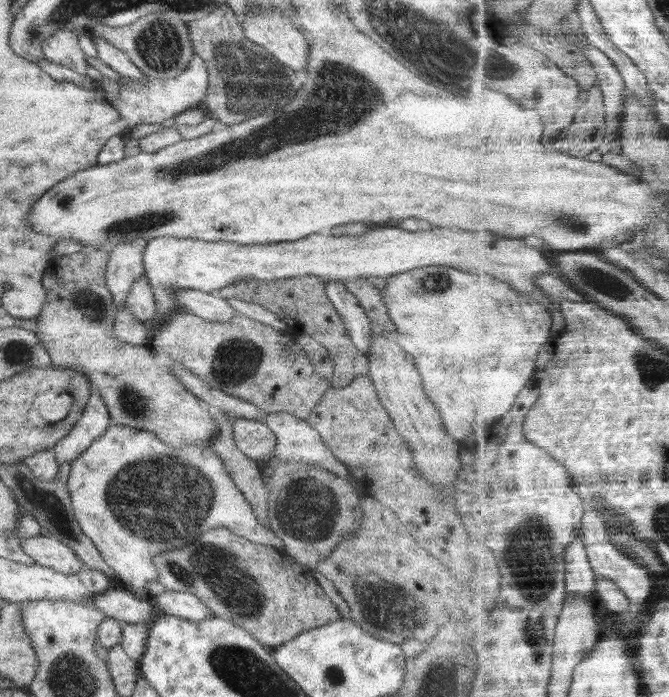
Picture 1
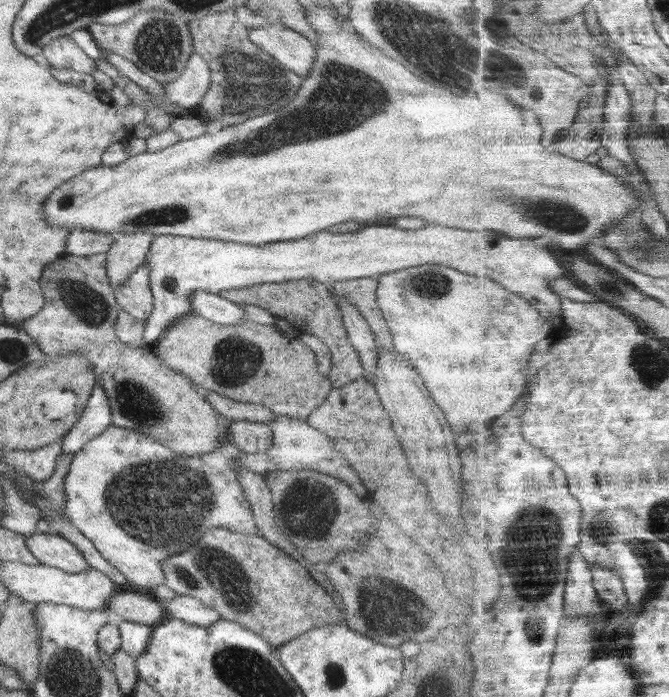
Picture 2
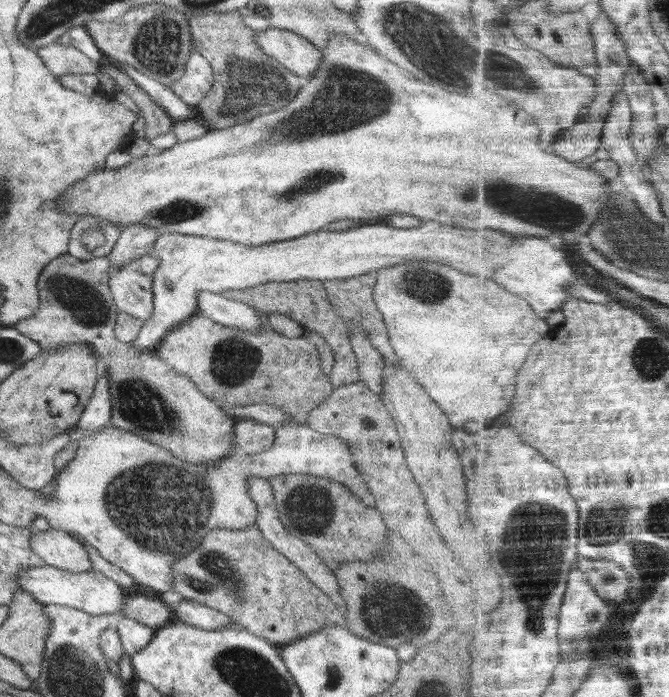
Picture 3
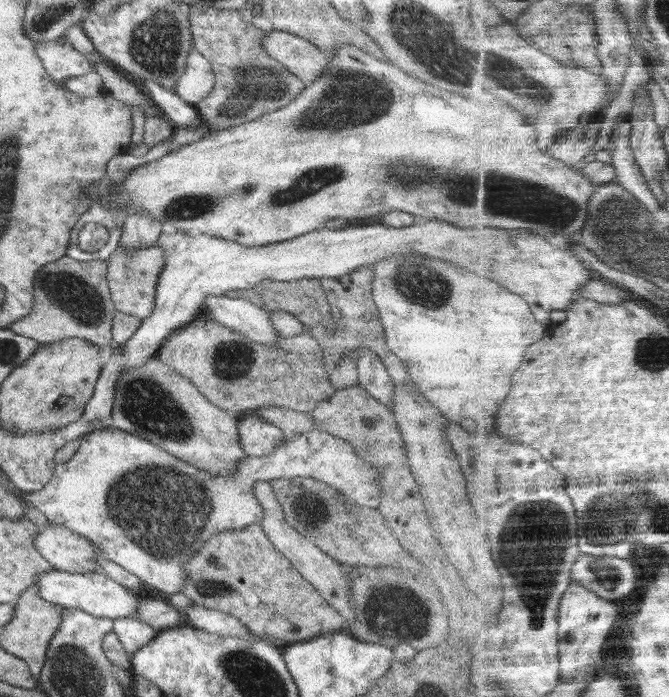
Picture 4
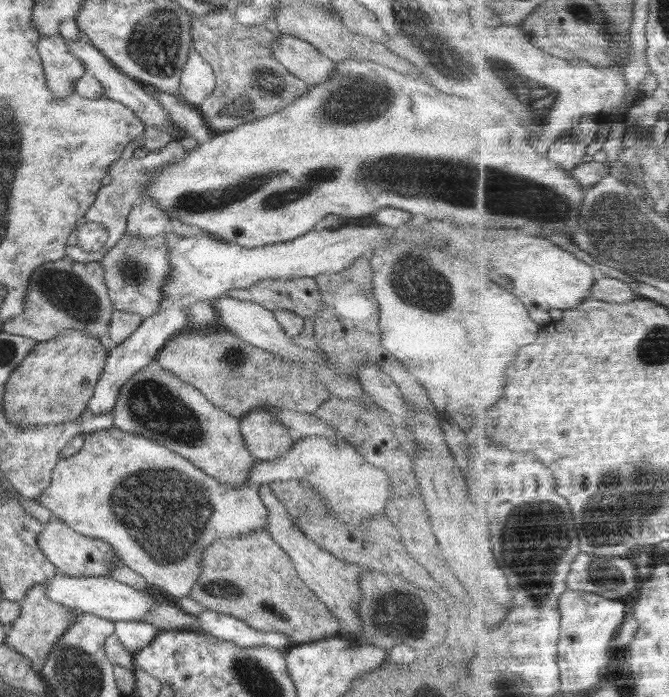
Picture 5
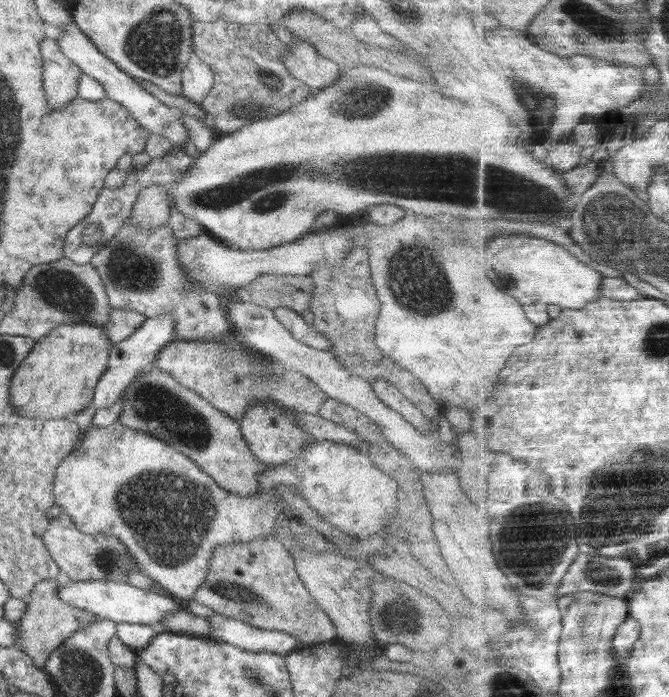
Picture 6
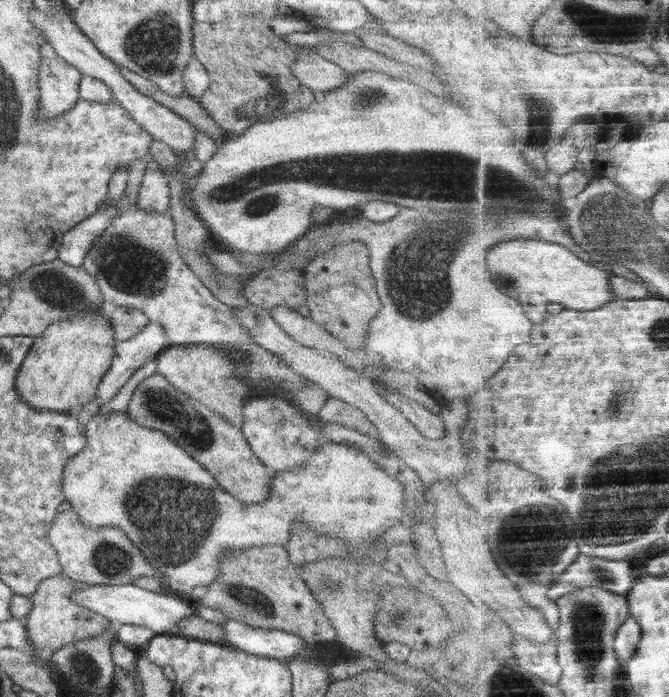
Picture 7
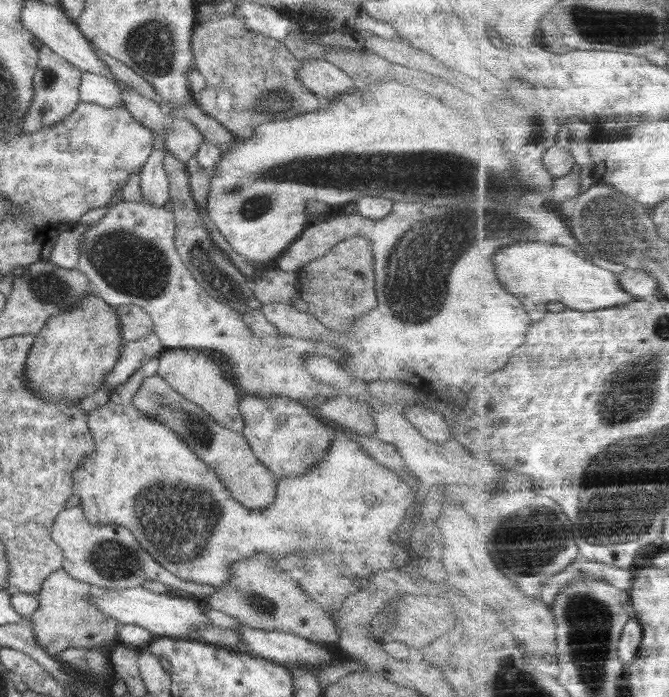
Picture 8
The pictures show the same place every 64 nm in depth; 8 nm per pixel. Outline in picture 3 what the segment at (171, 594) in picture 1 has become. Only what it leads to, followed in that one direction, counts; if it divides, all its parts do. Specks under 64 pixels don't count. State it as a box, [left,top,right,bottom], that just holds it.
[171,599,237,630]

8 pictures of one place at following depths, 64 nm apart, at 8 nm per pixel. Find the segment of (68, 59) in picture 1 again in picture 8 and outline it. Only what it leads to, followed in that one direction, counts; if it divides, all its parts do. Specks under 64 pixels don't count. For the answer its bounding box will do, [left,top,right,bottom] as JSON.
[21,45,81,136]

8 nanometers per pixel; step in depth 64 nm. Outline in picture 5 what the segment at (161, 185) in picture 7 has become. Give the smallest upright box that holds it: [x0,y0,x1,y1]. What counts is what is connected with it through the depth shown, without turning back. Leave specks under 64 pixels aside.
[126,194,171,238]

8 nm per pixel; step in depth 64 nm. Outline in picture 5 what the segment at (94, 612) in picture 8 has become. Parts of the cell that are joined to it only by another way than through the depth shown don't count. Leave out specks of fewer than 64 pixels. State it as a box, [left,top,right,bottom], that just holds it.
[5,583,79,673]

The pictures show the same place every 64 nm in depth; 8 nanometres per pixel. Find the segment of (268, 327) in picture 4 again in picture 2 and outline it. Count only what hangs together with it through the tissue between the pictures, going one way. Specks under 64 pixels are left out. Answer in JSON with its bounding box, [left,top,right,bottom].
[190,290,249,325]

